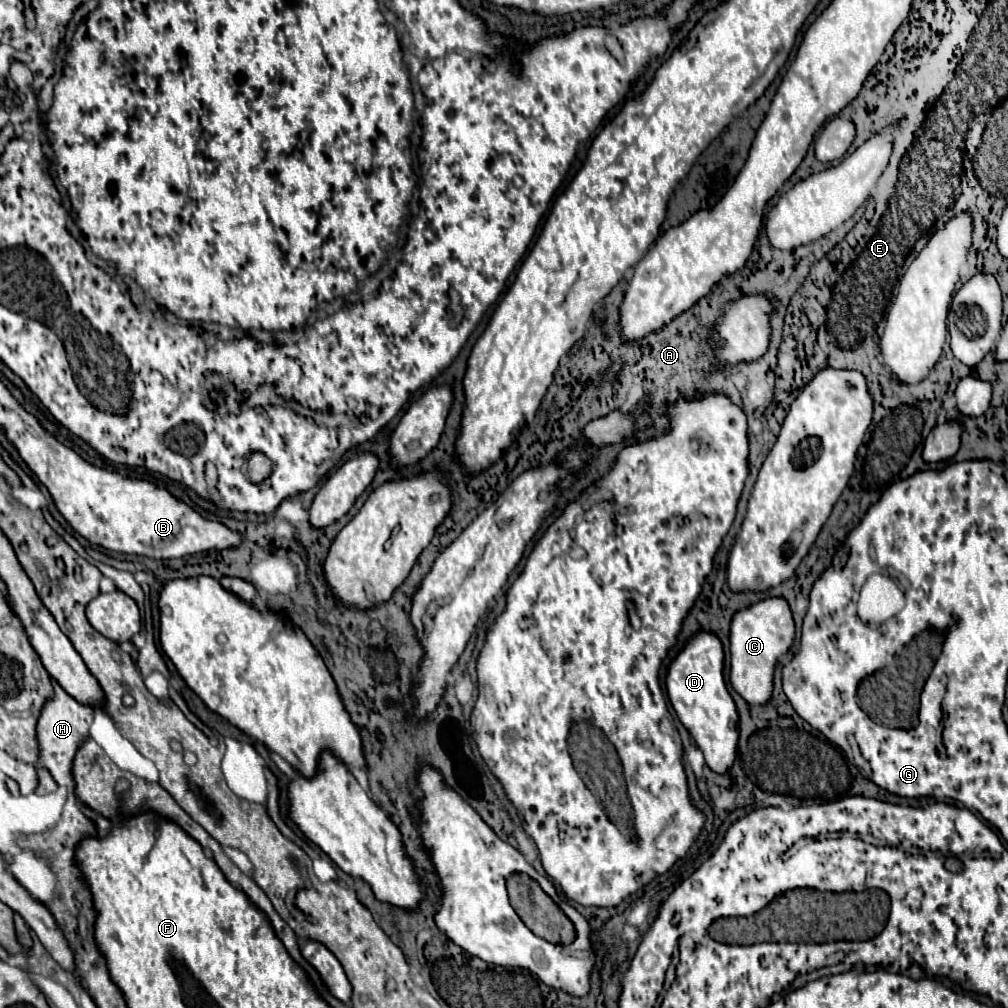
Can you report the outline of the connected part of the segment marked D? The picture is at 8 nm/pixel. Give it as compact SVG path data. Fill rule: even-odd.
M697 632L671 660L665 676L667 696L683 726L689 730L705 762L715 772L725 772L735 760L737 748L737 710L723 680L723 646L713 632Z

